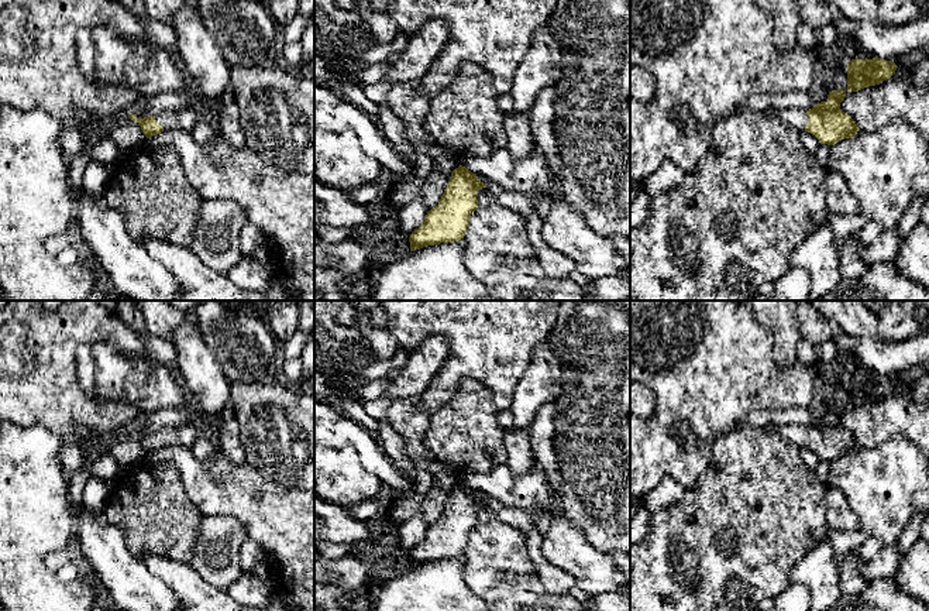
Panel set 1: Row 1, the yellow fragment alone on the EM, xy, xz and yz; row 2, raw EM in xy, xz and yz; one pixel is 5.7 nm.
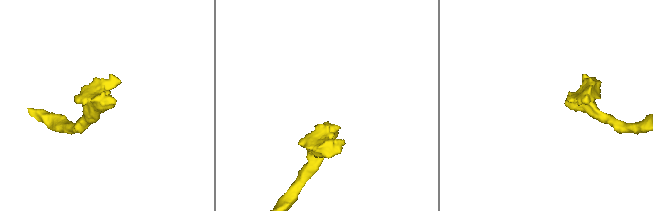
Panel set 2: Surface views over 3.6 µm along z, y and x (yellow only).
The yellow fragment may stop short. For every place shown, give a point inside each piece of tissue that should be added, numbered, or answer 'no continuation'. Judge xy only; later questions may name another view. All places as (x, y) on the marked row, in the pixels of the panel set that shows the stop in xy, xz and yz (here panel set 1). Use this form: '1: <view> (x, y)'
1: xy (185, 120)

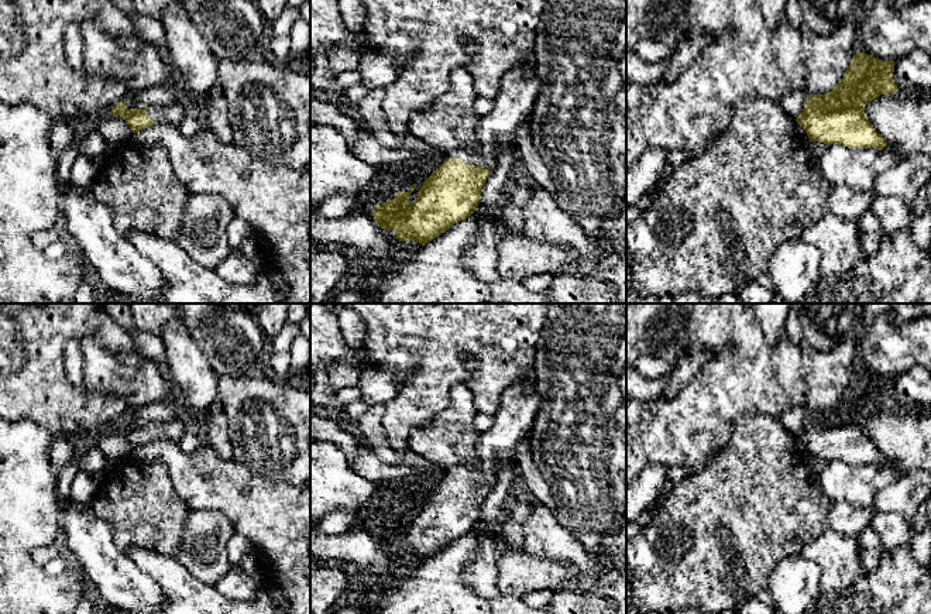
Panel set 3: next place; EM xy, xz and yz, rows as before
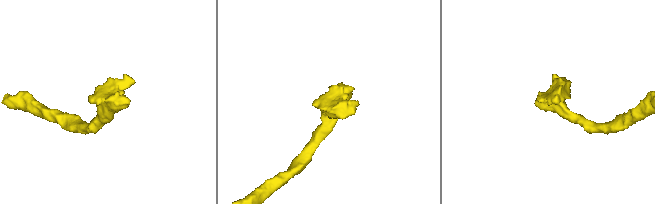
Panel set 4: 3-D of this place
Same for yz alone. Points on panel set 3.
no continuation

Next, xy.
1: xy (172, 115)

